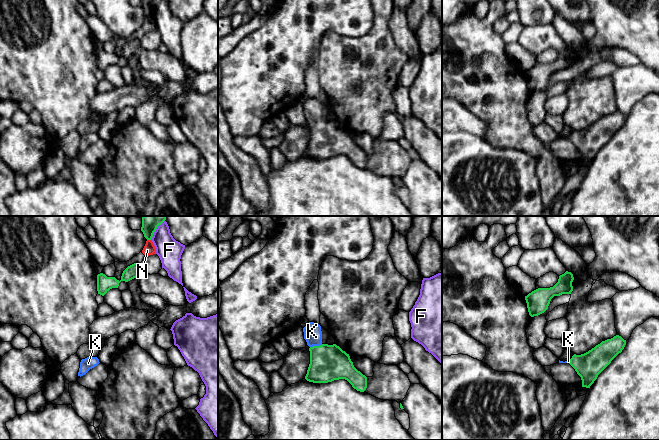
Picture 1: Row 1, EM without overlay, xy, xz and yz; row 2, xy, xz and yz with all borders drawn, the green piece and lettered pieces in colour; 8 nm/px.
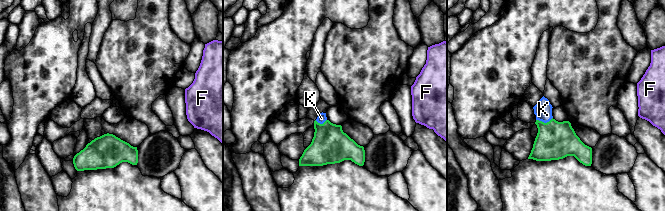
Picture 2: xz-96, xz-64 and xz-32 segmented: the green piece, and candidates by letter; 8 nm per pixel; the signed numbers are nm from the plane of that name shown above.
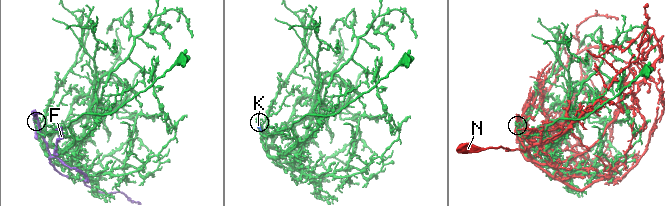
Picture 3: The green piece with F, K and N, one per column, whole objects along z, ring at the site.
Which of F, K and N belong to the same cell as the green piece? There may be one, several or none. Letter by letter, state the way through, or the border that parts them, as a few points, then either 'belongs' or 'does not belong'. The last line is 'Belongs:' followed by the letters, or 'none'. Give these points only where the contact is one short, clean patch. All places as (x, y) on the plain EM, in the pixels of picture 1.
F: does not belong
K: way xz (328, 139), (319, 129), (316, 122), (312, 107); belongs
N: does not belong
Belongs: K

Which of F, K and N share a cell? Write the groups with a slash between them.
F / K / N

